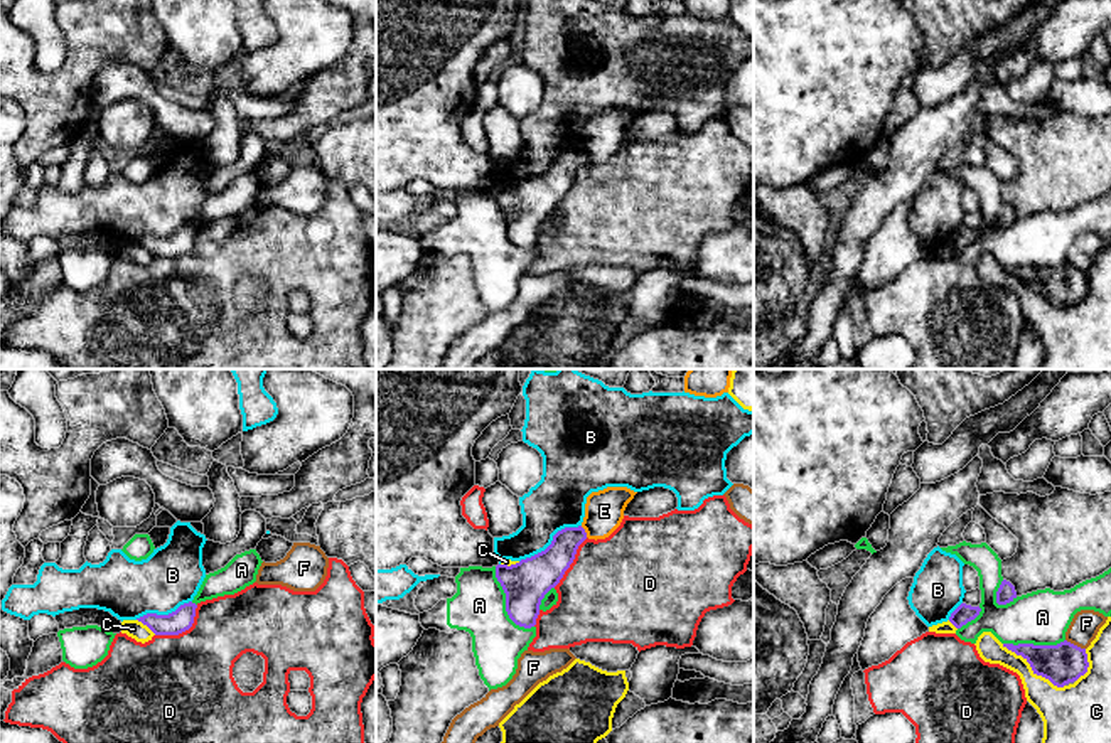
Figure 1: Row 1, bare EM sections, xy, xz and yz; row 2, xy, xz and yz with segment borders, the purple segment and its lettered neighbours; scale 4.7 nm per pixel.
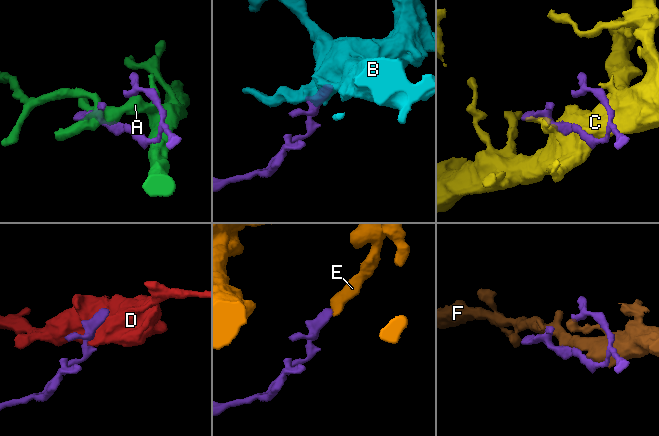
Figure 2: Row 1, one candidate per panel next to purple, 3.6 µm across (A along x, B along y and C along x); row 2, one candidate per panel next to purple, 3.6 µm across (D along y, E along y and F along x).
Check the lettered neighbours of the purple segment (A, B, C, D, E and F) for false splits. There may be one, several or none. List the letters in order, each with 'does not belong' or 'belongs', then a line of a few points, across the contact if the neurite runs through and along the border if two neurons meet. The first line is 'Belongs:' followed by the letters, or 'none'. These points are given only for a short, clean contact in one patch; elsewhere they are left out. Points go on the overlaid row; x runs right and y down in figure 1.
Belongs: none
A: does not belong
B: does not belong
C: does not belong
D: does not belong
E: does not belong; line xz (580, 526), (587, 536)
F: does not belong

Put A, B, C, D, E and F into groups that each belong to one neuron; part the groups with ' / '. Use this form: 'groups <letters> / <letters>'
groups A / B / C / D / E / F

